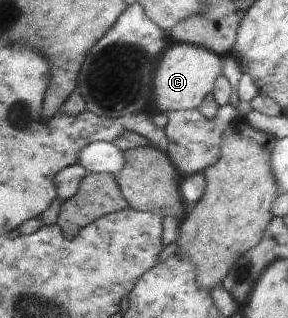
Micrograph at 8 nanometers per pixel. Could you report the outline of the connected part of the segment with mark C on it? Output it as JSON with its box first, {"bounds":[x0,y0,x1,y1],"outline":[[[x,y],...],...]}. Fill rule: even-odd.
{"bounds":[153,44,225,113],"outline":[[[191,44],[173,45],[167,48],[160,57],[156,67],[153,87],[153,106],[161,113],[173,110],[192,110],[200,107],[200,103],[211,94],[215,80],[219,79],[225,62],[215,52],[201,46]]]}

